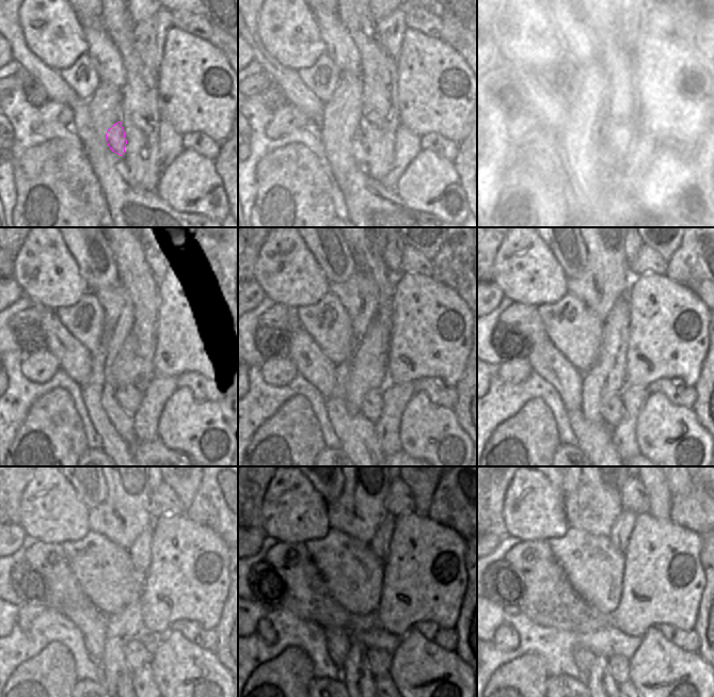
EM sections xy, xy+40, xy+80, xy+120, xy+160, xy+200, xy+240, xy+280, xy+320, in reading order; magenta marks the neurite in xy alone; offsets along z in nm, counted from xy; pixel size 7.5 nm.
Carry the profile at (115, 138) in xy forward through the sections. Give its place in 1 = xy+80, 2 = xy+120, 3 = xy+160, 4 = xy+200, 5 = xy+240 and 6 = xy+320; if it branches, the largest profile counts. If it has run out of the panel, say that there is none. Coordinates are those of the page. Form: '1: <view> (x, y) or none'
1: xy+80 (607, 160)
2: xy+120 (129, 397)
3: xy+160 (373, 402)
4: xy+200 (613, 410)
5: xy+240 (137, 655)
6: xy+320 (618, 665)

